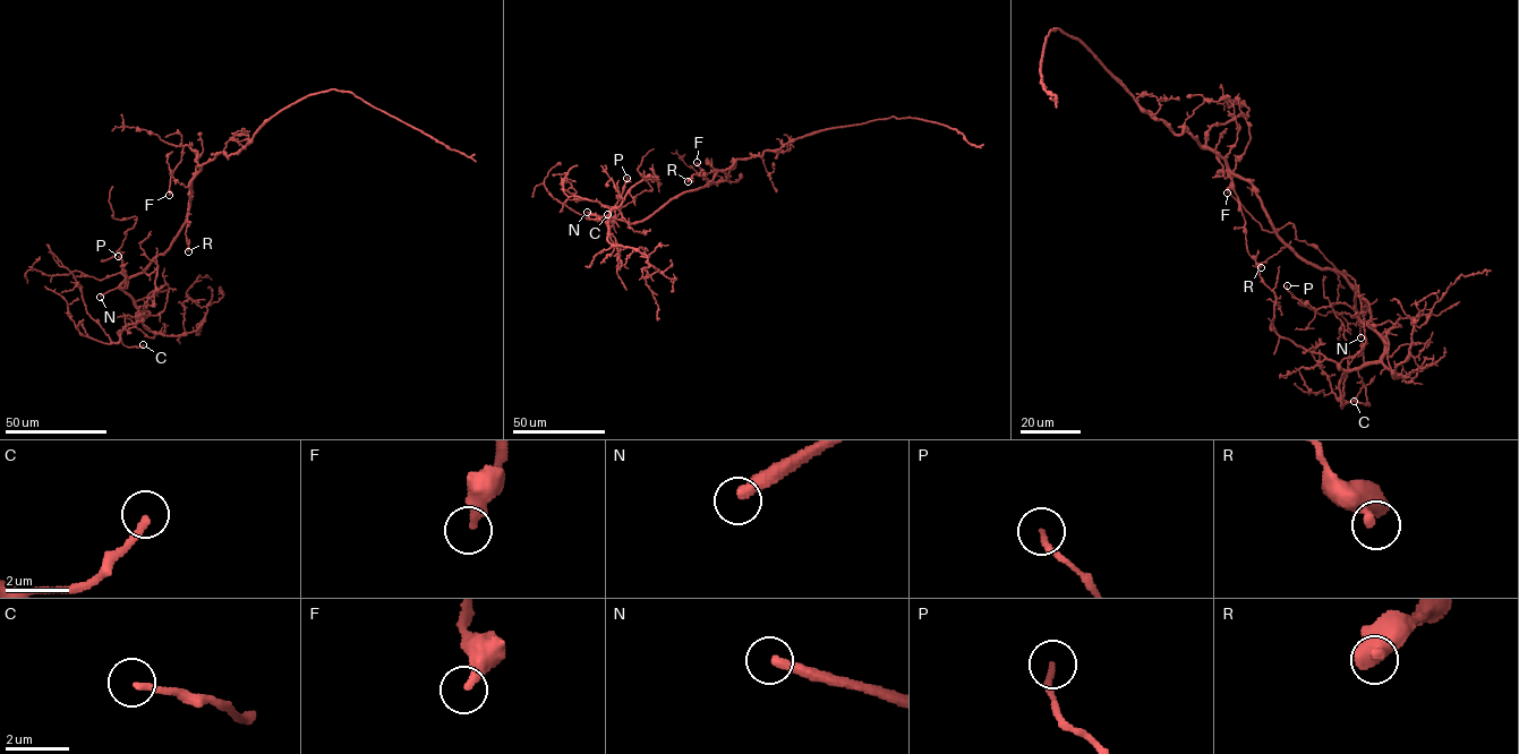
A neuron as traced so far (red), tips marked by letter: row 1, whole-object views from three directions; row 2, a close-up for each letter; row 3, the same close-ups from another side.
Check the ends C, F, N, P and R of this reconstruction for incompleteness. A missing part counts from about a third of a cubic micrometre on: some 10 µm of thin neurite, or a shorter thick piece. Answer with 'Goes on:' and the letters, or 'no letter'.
Goes on: F, N

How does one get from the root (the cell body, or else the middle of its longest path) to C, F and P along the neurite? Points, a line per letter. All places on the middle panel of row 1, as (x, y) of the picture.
C: (715, 173), (709, 183), (676, 195), (640, 221), (607, 217), (608, 234), (608, 217), (588, 215), (607, 214)
F: (715, 173), (734, 162), (726, 179), (716, 183), (708, 179), (697, 162)
P: (715, 173), (709, 183), (684, 191), (642, 220), (630, 223), (614, 216), (614, 205), (626, 178)

